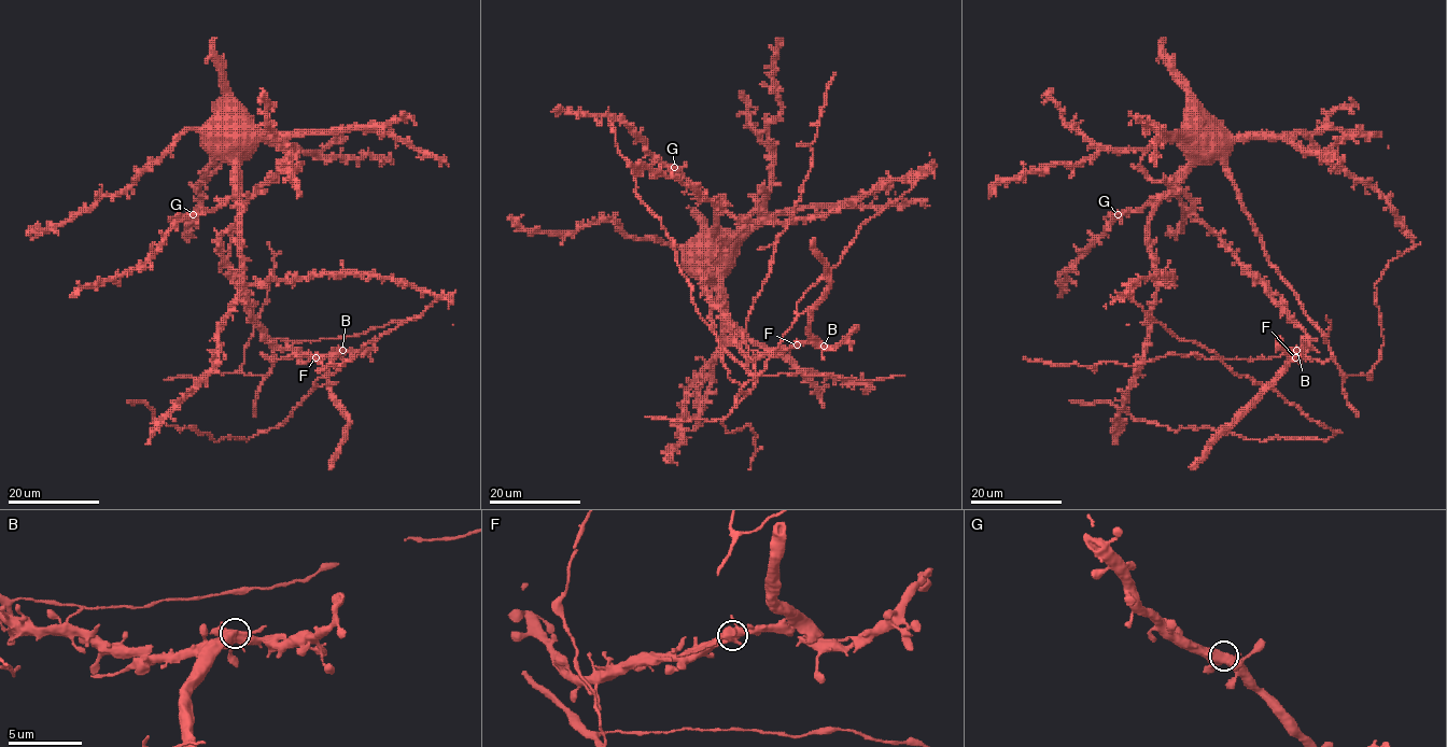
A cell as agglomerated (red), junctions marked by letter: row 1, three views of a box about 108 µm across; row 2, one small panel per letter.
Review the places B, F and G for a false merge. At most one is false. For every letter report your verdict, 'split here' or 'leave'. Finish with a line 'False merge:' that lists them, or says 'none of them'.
B: split here
F: leave
G: leave
False merge: B

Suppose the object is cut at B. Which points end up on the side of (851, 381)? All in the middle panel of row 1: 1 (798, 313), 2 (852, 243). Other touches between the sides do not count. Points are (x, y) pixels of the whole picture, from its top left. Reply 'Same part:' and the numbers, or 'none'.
Same part: 1, 2

